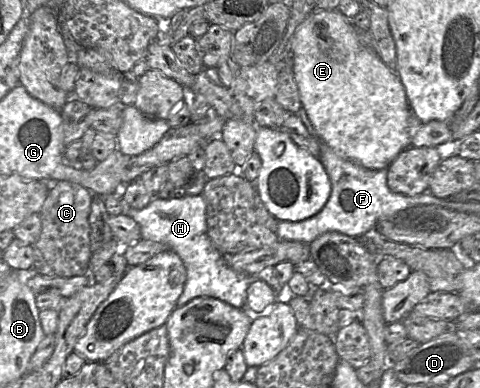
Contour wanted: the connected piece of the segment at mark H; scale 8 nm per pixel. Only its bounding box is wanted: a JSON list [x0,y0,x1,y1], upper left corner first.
[121,194,253,312]

